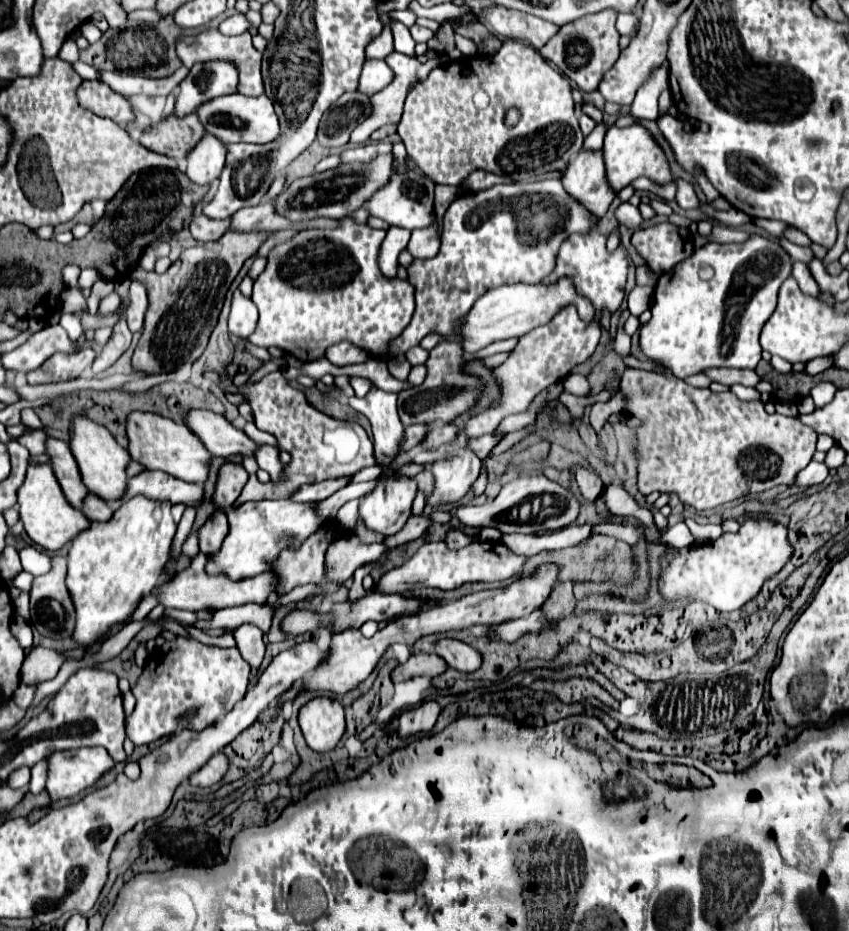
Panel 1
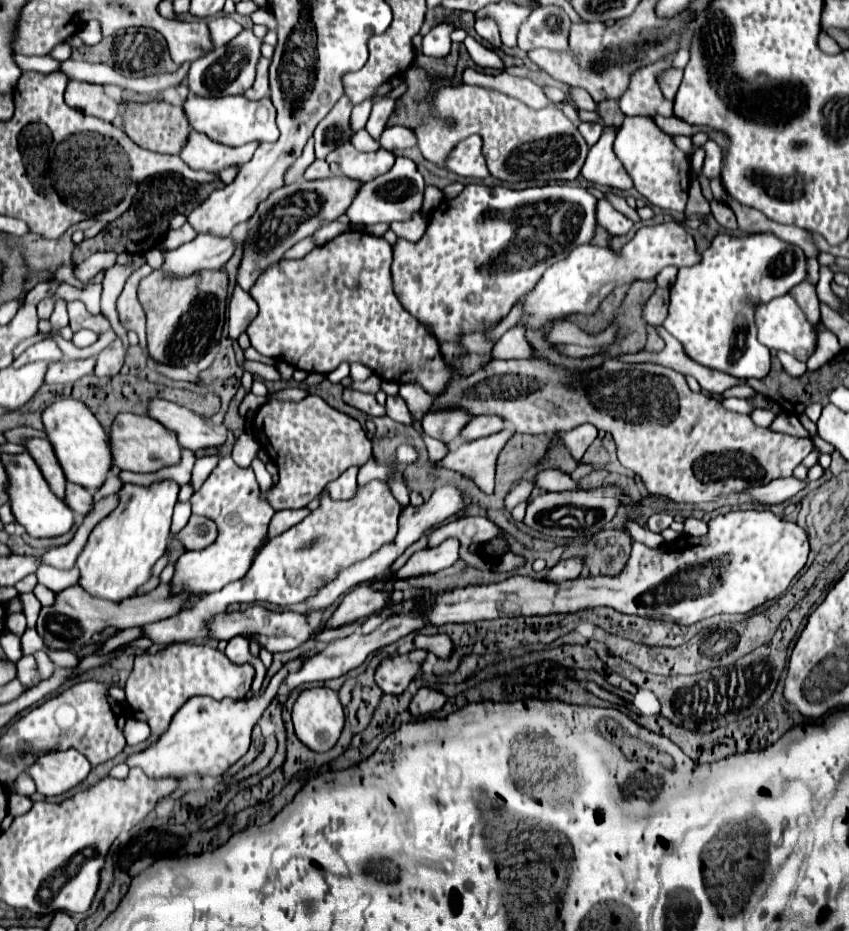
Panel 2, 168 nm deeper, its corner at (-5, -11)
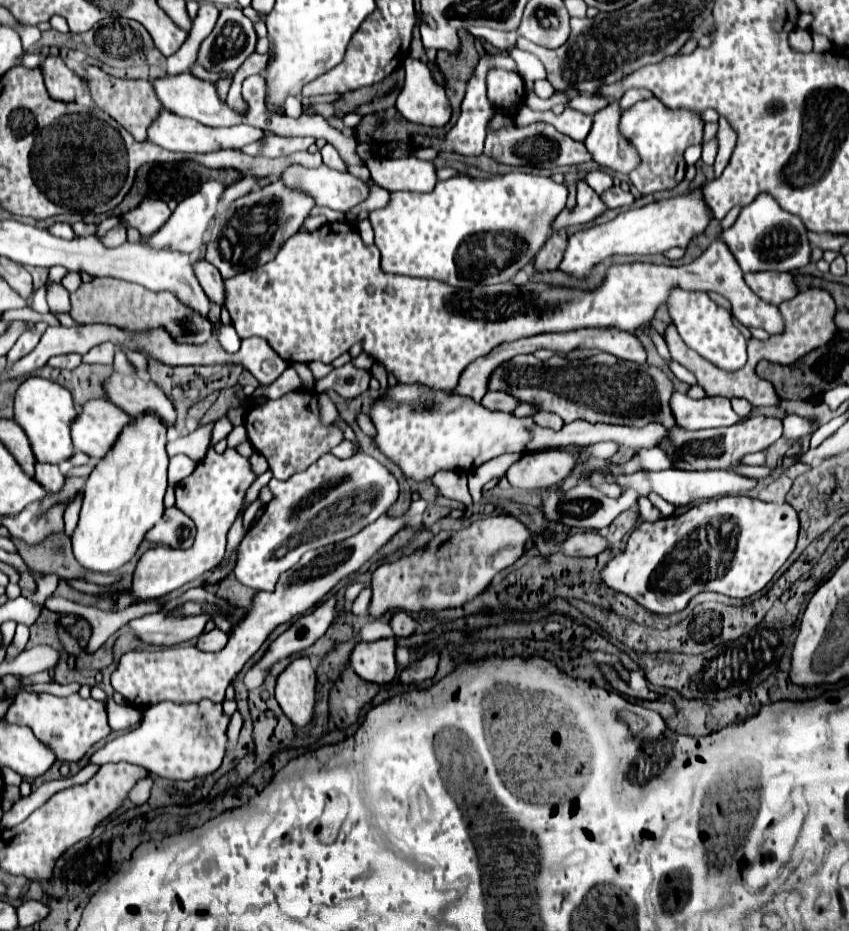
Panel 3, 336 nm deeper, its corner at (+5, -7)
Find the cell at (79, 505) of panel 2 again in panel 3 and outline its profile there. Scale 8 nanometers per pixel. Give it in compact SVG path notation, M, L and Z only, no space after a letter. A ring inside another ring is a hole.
M36 464L36 480L52 494L58 494L64 488L64 474L54 464Z

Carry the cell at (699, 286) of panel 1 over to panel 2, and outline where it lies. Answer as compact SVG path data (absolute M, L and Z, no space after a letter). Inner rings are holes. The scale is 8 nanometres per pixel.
M758 232L740 238L718 234L712 240L712 246L702 252L702 260L698 264L678 272L678 280L670 294L668 318L662 326L684 344L686 354L698 364L716 368L736 378L764 378L770 370L770 350L756 338L754 308L762 302L786 294L790 288L806 280L806 276L806 254L802 248L784 242L770 232Z

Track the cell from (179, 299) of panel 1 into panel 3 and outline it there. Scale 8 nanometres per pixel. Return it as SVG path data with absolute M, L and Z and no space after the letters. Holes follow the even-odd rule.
M94 278L70 294L70 300L70 316L80 324L112 324L130 332L164 328L178 344L204 344L212 336L210 322L200 312L184 306L172 292L152 292L140 284L116 278Z

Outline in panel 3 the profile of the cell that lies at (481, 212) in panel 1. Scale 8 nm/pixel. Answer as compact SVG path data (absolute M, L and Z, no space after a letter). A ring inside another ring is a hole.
M504 174L494 178L454 176L446 182L438 182L436 188L428 194L392 192L392 200L384 210L370 212L370 222L376 234L374 244L382 254L382 270L394 276L434 278L456 288L510 282L516 272L534 262L534 256L552 236L552 222L566 208L566 198L568 190L564 184L556 184L552 178L534 174ZM482 238L508 238L504 246L510 248L510 254L504 256L488 252L482 248Z

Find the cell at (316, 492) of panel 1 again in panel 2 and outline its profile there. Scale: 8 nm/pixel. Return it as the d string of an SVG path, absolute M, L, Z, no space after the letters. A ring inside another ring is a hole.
M348 468L342 476L338 476L338 480L330 482L326 486L326 492L330 494L330 498L334 500L348 500L354 496L356 492L356 476L358 476L360 468Z

